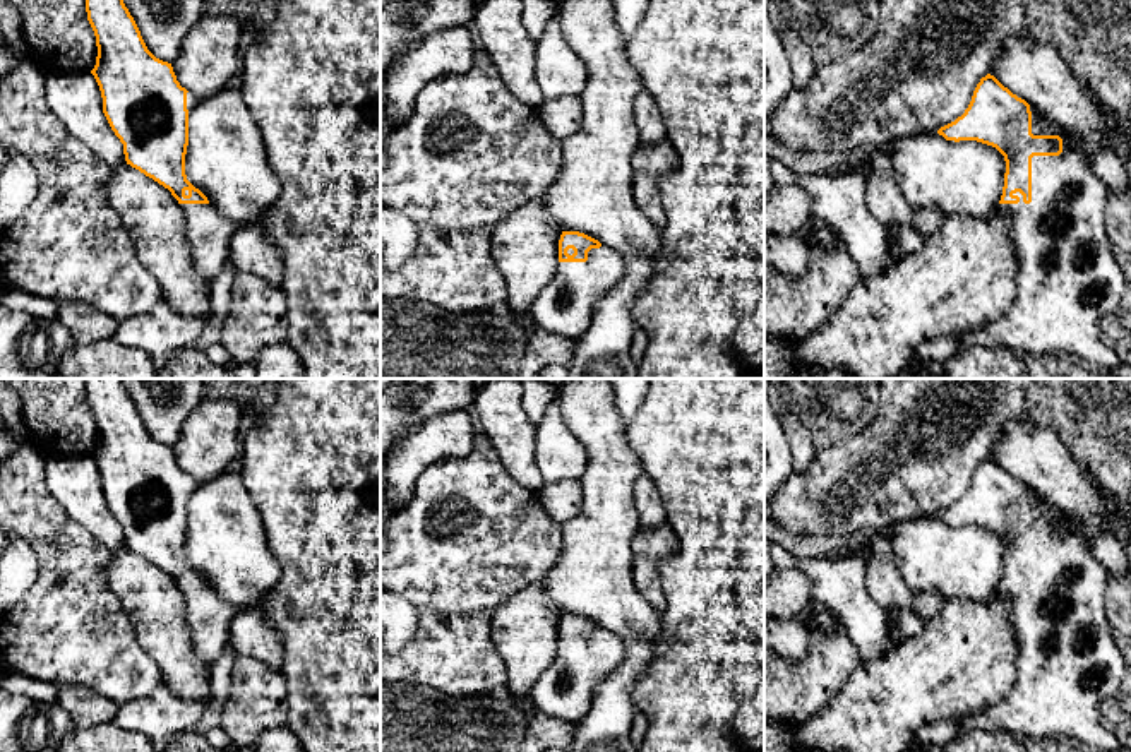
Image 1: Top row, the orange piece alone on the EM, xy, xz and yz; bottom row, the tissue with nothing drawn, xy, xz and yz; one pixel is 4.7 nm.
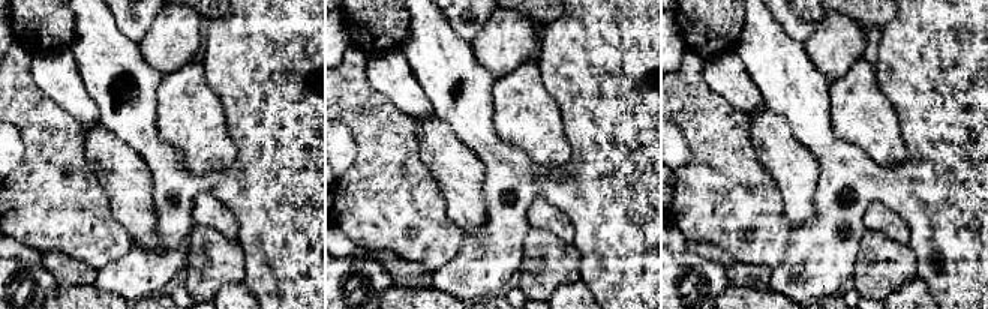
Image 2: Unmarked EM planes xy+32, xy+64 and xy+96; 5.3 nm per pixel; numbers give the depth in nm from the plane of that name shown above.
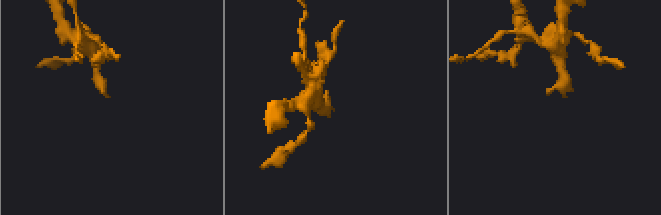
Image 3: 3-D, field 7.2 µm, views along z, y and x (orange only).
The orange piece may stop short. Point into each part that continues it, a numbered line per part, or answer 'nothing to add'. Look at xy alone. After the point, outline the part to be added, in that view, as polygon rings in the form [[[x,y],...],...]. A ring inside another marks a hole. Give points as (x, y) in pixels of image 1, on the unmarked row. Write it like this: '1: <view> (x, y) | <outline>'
1: xy (208, 615) | [[[180,588],[192,629],[195,653],[212,668],[228,642],[228,606],[212,588]]]

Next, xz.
1: xz (566, 689) | [[[607,629],[591,632],[586,646],[559,646],[552,665],[535,682],[528,694],[533,704],[552,718],[579,723],[588,714],[598,683],[624,659],[622,637]]]

